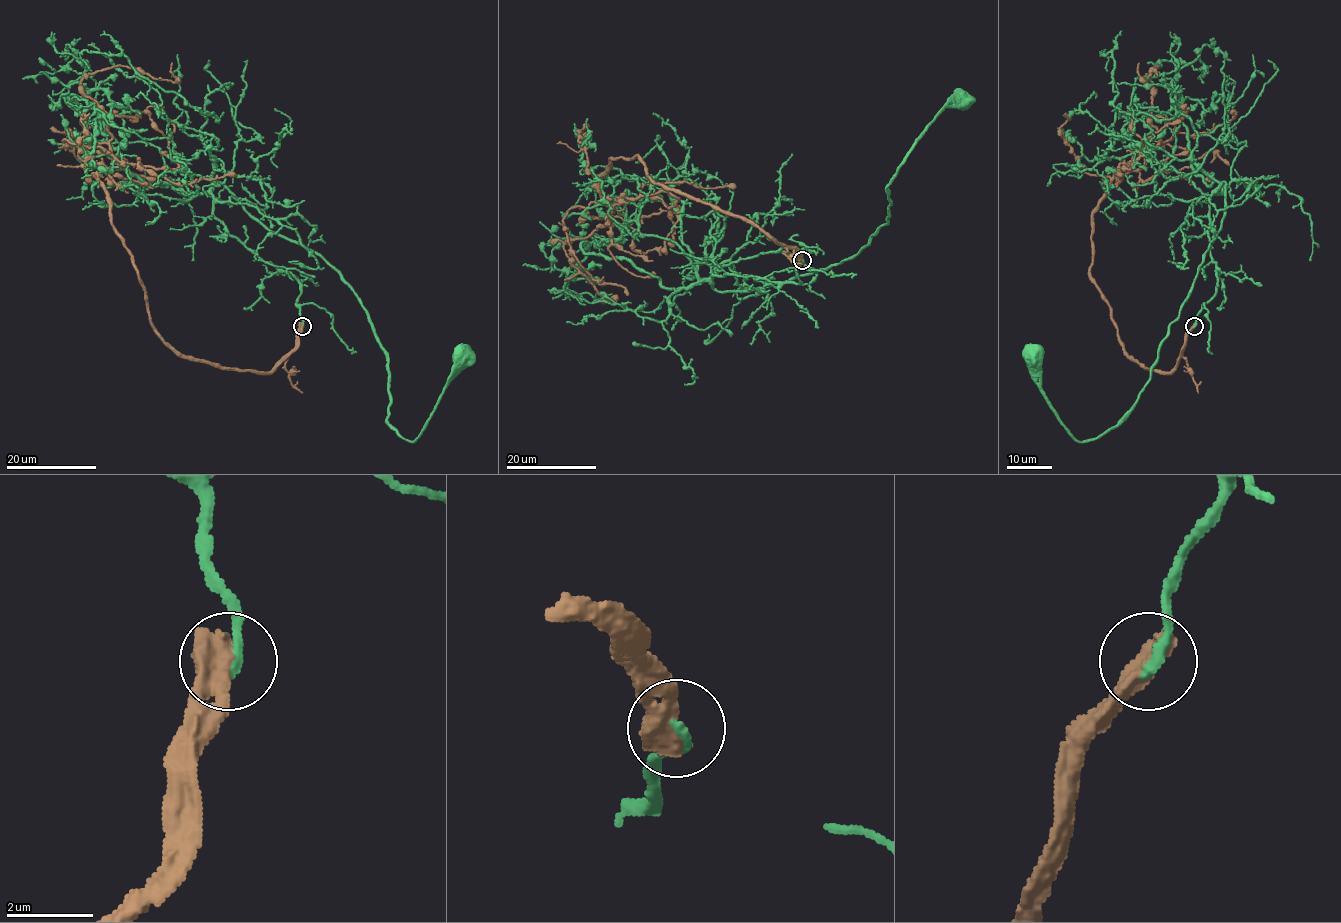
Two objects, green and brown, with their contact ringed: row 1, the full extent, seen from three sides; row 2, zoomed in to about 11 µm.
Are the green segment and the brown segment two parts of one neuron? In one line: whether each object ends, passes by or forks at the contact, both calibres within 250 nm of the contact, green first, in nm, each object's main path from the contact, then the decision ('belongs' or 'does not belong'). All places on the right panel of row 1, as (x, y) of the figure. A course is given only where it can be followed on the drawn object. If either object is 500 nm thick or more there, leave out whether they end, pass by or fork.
calibres 240 and 700 nm; course green (1194, 325), (1216, 293), (1208, 215), (1222, 182), (1221, 226), (1115, 426), (1078, 441), (1035, 381), (1032, 353); course brown (1194, 325), (1171, 371), (1146, 368), (1089, 271), (1092, 214), (1159, 139), (1158, 66), (1146, 82), (1139, 63); does not belong

